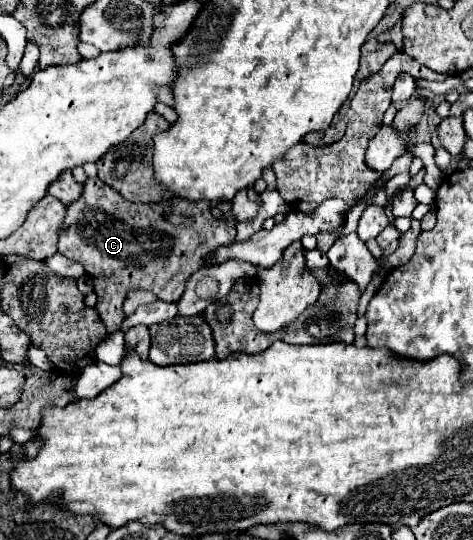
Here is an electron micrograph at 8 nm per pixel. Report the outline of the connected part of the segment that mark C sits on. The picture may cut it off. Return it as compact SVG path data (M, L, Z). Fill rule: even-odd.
M87 177L83 183L83 193L79 199L67 205L65 219L59 231L57 249L61 255L81 263L85 273L93 279L97 305L101 321L105 323L109 333L119 331L121 321L125 319L123 303L129 291L151 291L157 299L163 301L179 301L183 295L185 283L189 275L203 267L203 261L213 253L215 247L235 241L235 225L219 225L209 211L209 201L195 201L195 205L187 205L185 201L175 201L175 205L161 205L161 203L129 203L123 199L113 187L103 183L99 177ZM163 209L169 211L167 223L163 217Z

